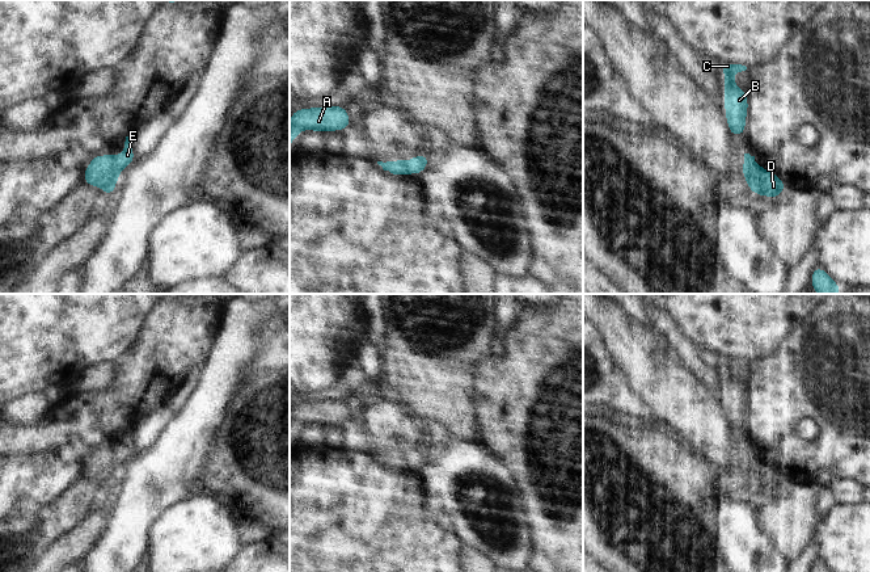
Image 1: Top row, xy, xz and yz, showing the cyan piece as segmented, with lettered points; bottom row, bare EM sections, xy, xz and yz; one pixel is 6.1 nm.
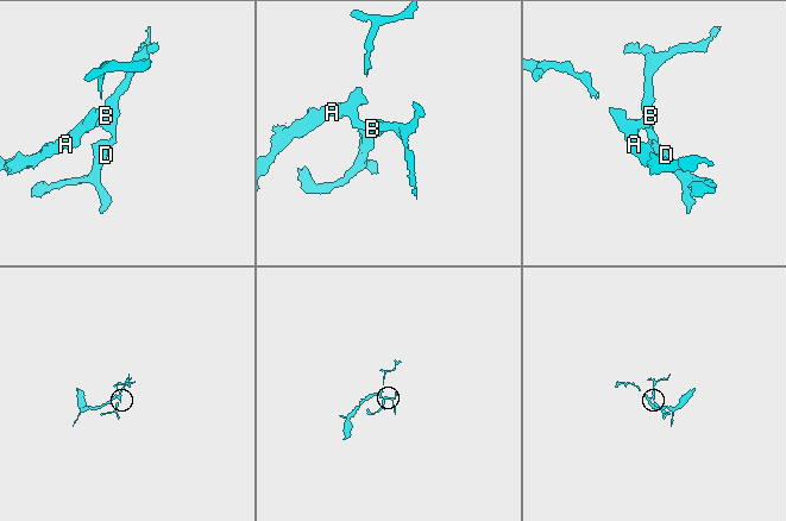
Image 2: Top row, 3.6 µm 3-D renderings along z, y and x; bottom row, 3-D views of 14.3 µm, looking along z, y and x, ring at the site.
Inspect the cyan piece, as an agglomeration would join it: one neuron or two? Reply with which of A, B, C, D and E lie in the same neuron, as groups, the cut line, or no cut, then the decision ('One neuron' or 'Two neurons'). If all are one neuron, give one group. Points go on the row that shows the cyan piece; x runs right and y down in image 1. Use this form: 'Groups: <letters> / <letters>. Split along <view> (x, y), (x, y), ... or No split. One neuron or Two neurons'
Groups: A B C E / D. Split along yz (754, 156), (750, 167), (743, 173). Two neurons

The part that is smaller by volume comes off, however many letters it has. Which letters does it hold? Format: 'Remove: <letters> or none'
Remove: D

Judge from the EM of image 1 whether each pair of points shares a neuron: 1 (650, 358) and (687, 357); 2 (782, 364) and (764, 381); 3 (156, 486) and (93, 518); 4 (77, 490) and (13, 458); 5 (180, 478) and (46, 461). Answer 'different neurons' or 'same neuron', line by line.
1: different neurons
2: same neuron
3: different neurons
4: different neurons
5: different neurons

